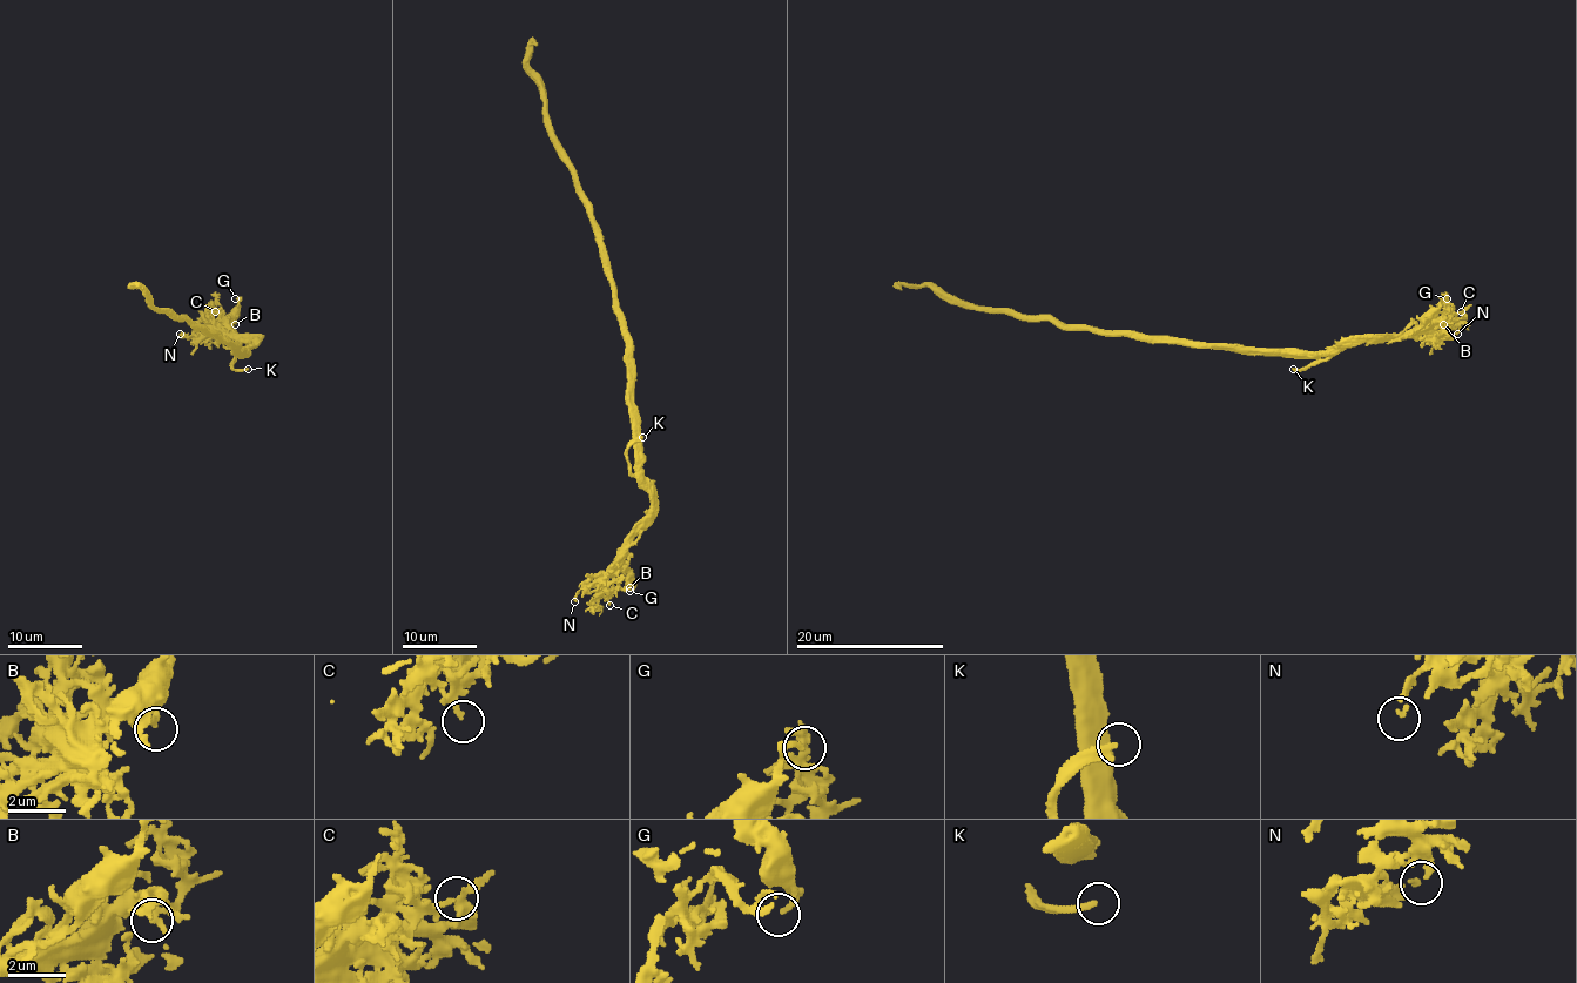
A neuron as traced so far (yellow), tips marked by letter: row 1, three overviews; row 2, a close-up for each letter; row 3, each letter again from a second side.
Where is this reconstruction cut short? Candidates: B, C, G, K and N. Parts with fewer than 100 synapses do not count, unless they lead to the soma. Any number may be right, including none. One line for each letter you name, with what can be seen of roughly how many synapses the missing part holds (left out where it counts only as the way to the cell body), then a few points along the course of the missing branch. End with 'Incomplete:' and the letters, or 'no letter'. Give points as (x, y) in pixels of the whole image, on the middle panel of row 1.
K: Course of what is missing: (642, 437), (676, 451), (693, 469), (713, 495), (719, 527), (750, 559), (741, 553)
Incomplete: K

